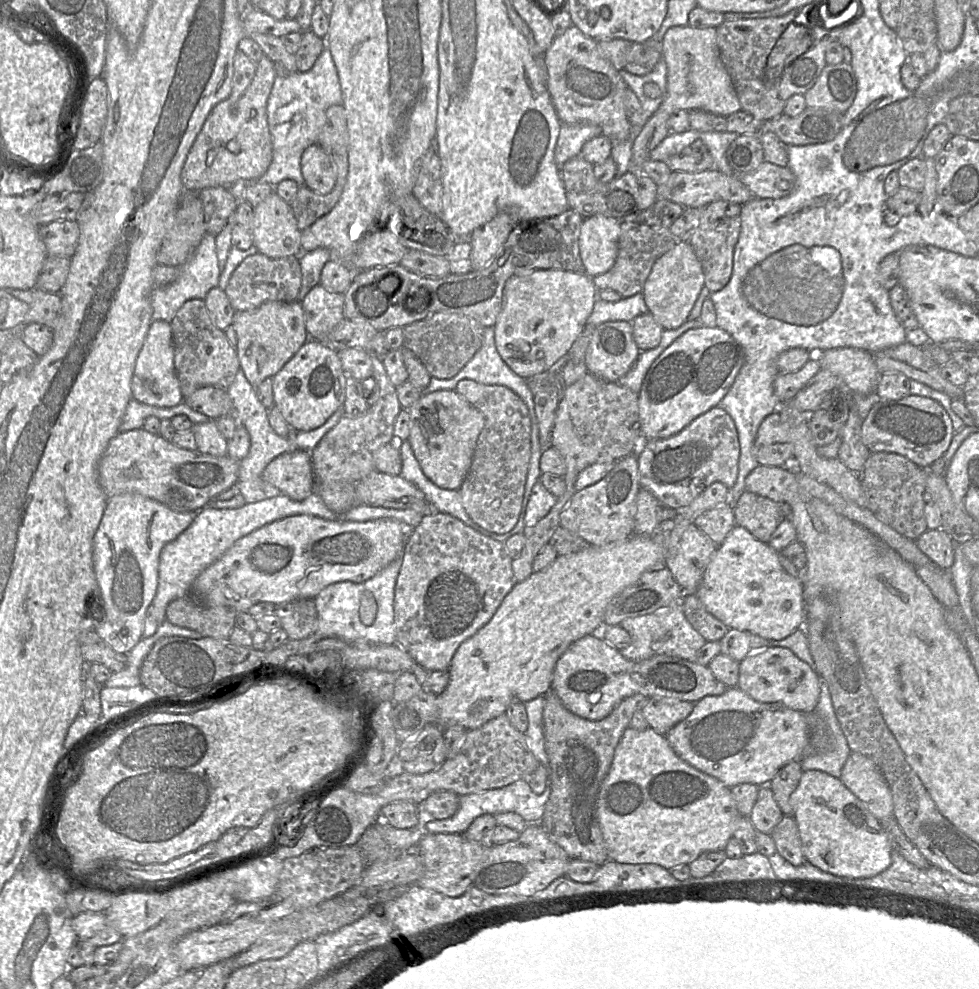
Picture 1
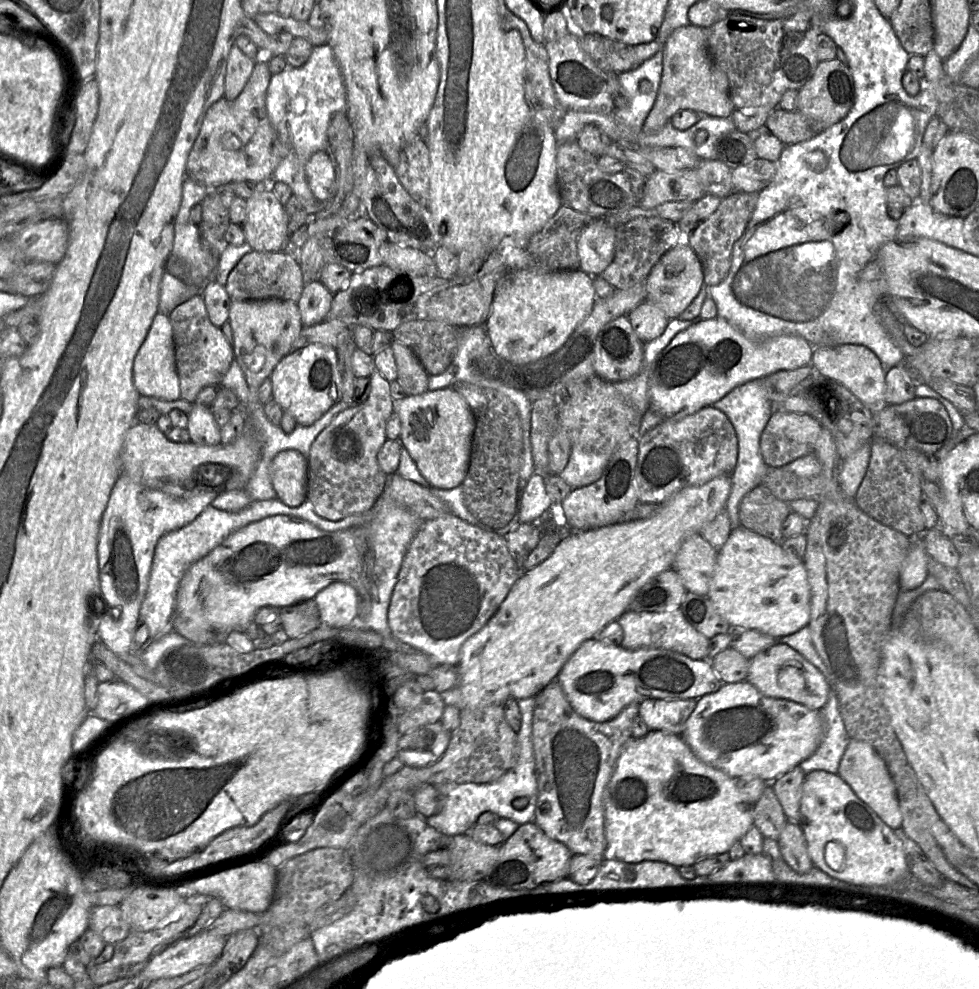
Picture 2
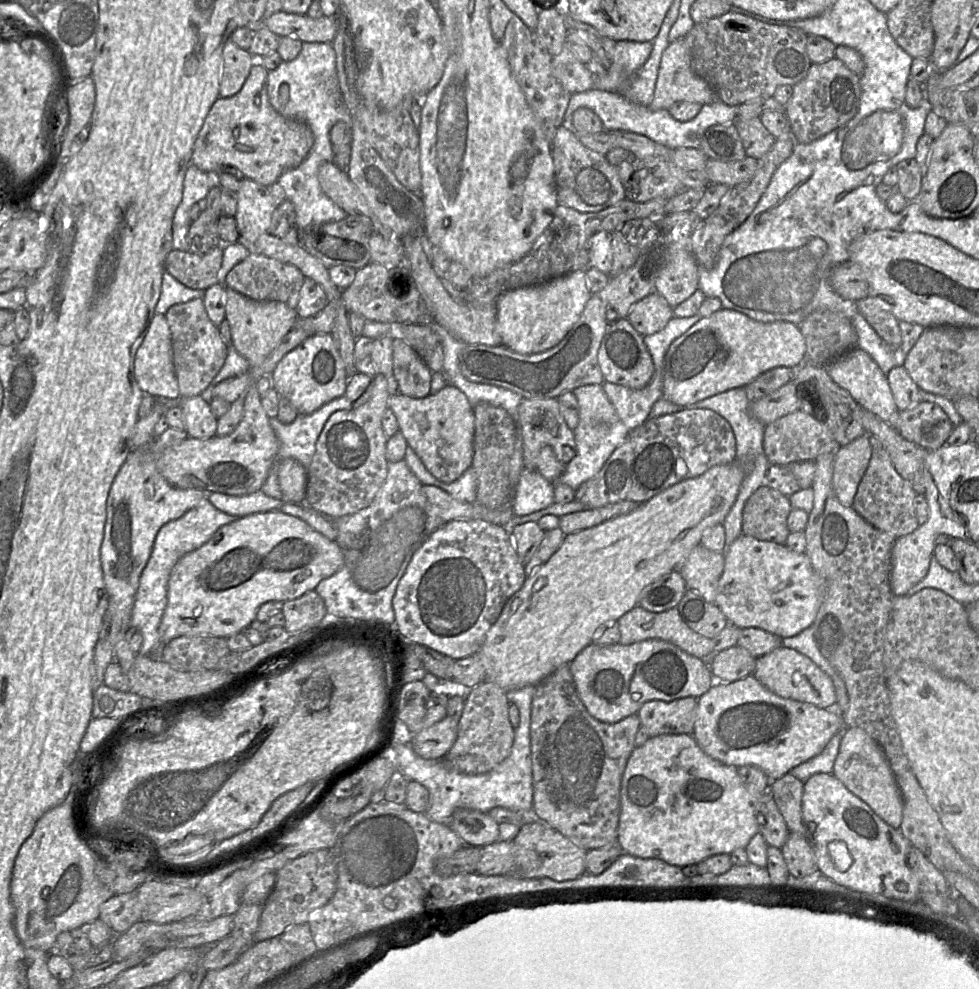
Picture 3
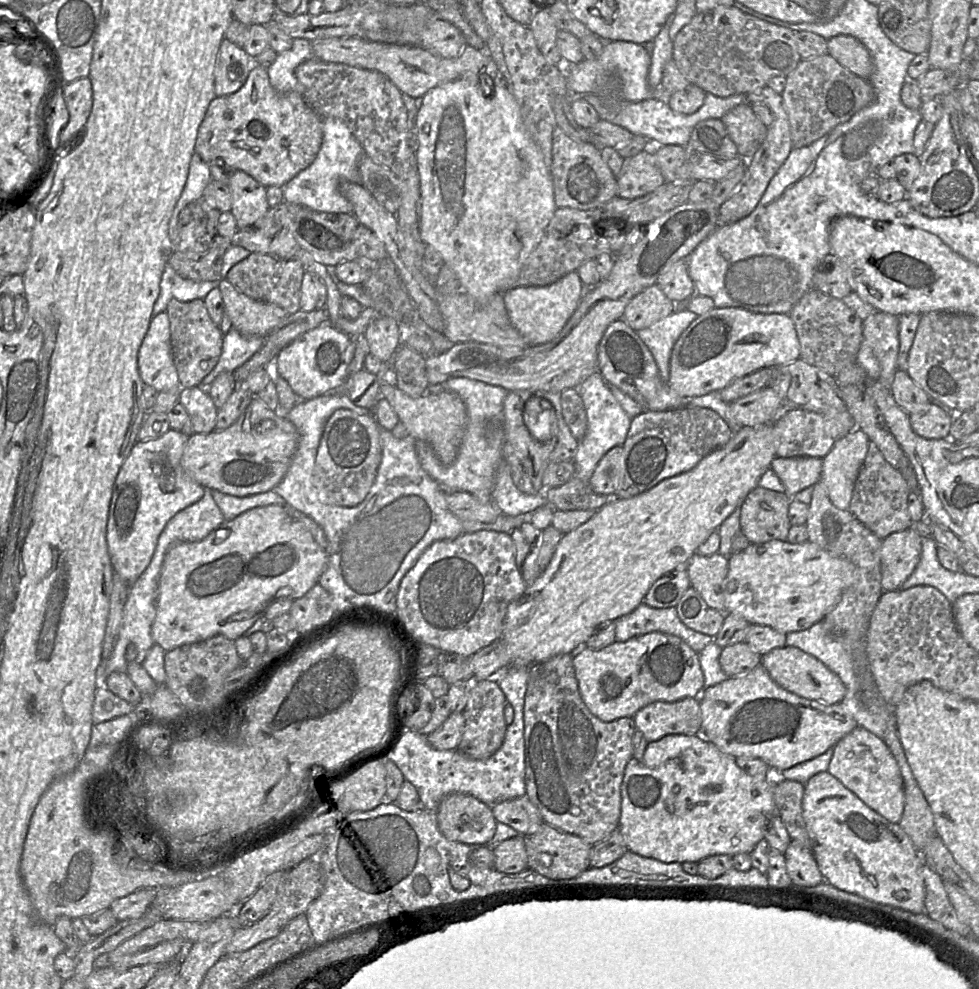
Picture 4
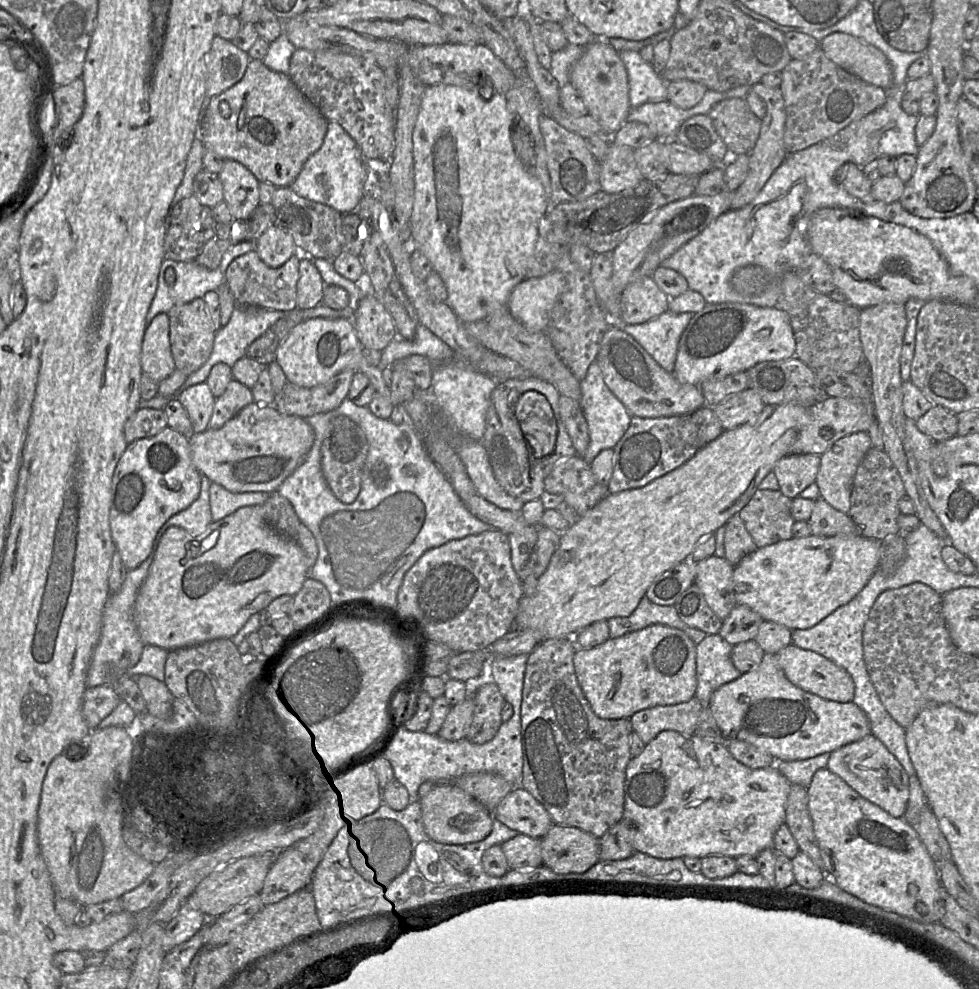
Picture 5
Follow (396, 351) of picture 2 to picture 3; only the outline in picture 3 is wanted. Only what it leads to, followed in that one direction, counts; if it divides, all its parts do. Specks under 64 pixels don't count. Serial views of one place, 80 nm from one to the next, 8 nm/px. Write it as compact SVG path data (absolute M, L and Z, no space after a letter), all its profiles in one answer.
M393 338L393 376L402 395L422 398L430 394L431 374L424 361L403 340Z

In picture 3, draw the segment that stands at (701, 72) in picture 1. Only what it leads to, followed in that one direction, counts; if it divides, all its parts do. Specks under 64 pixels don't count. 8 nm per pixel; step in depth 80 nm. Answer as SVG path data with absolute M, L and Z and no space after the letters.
M679 38L669 43L661 57L654 97L649 107L652 110L668 110L672 104L679 101L706 105L716 100L719 99L711 85L693 72L685 39Z

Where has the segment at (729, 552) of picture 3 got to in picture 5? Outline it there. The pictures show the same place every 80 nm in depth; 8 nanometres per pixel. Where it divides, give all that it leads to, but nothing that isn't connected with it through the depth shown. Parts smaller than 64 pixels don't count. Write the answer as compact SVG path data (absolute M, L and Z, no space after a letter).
M862 535L790 538L757 548L734 566L732 598L736 605L748 606L764 621L792 630L809 629L850 602L868 583L880 562L880 540Z

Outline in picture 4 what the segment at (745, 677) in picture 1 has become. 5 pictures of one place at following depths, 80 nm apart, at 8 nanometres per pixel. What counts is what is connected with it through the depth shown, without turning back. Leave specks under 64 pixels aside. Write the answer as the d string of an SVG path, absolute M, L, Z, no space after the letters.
M785 646L762 655L760 663L769 673L773 681L783 689L802 698L815 700L825 705L841 703L846 688L837 674L814 656L797 647Z

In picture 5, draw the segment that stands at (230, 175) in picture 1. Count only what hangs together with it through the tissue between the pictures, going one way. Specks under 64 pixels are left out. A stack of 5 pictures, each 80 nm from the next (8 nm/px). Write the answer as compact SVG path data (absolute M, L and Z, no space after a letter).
M250 59L243 78L221 94L209 99L200 124L200 139L205 148L224 160L243 164L260 182L276 188L289 187L306 161L322 146L329 121L294 84L288 74L269 69L263 60Z

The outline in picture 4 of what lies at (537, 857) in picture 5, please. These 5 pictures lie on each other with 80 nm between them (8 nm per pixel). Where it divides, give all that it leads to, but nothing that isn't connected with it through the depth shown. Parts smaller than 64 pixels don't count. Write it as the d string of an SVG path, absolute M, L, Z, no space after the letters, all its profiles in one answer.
M524 835L504 840L493 848L494 869L502 873L518 873L527 869L527 852Z

